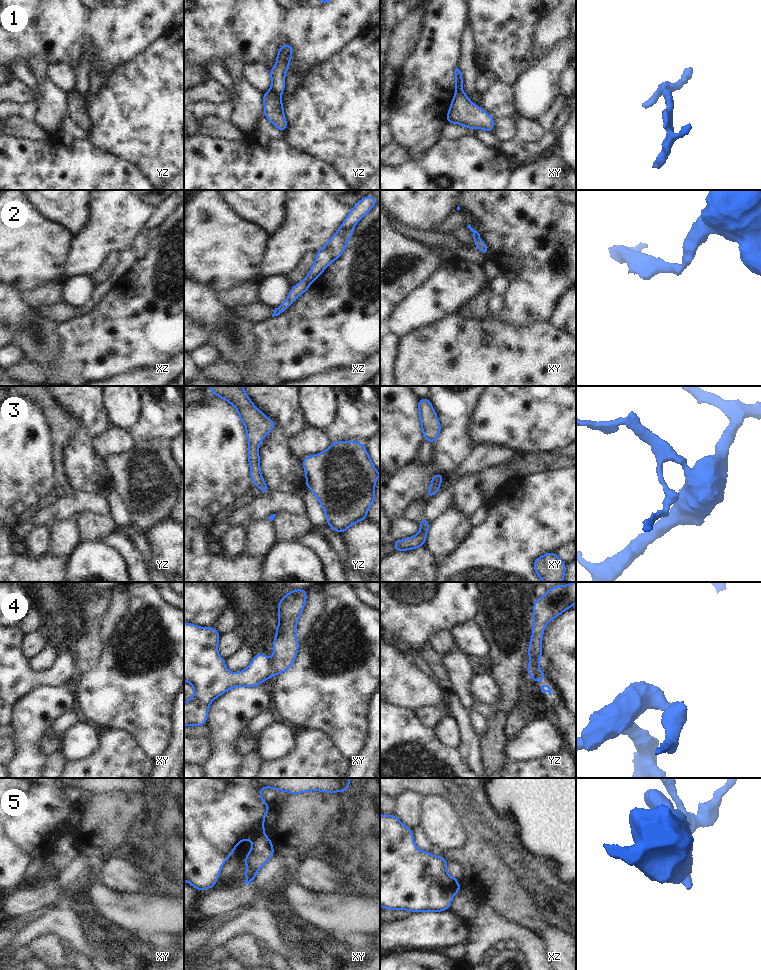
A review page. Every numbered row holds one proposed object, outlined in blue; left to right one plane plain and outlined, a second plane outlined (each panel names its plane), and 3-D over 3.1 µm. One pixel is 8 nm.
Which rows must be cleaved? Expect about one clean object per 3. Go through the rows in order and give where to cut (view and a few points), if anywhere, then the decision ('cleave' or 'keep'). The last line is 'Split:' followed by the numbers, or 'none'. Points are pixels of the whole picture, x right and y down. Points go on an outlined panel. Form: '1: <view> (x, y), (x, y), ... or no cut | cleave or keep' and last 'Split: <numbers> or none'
1: yz (270, 89), (279, 95) | cleave
2: no cut | keep
3: no cut | keep
4: xy (271, 661), (272, 675) | cleave
5: xy (263, 831), (254, 838) | cleave
Split: 1, 4, 5

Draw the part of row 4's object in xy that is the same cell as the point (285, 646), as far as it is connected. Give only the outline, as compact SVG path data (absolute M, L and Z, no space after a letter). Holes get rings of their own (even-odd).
M295 589L287 592L277 605L279 623L272 644L272 676L287 671L295 661L300 646L296 637L297 623L306 600L306 589Z

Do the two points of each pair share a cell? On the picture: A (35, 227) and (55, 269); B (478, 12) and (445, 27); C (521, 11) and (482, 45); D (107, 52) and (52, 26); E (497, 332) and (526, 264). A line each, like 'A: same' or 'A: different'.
A: same
B: different
C: same
D: same
E: different

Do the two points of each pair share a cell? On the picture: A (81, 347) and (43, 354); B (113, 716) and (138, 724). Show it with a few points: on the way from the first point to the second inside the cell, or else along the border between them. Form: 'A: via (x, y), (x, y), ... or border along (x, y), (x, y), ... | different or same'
A: border along (57, 328), (59, 354), (47, 365), (42, 366) | different
B: via (119, 716), (130, 716), (132, 718) | same

